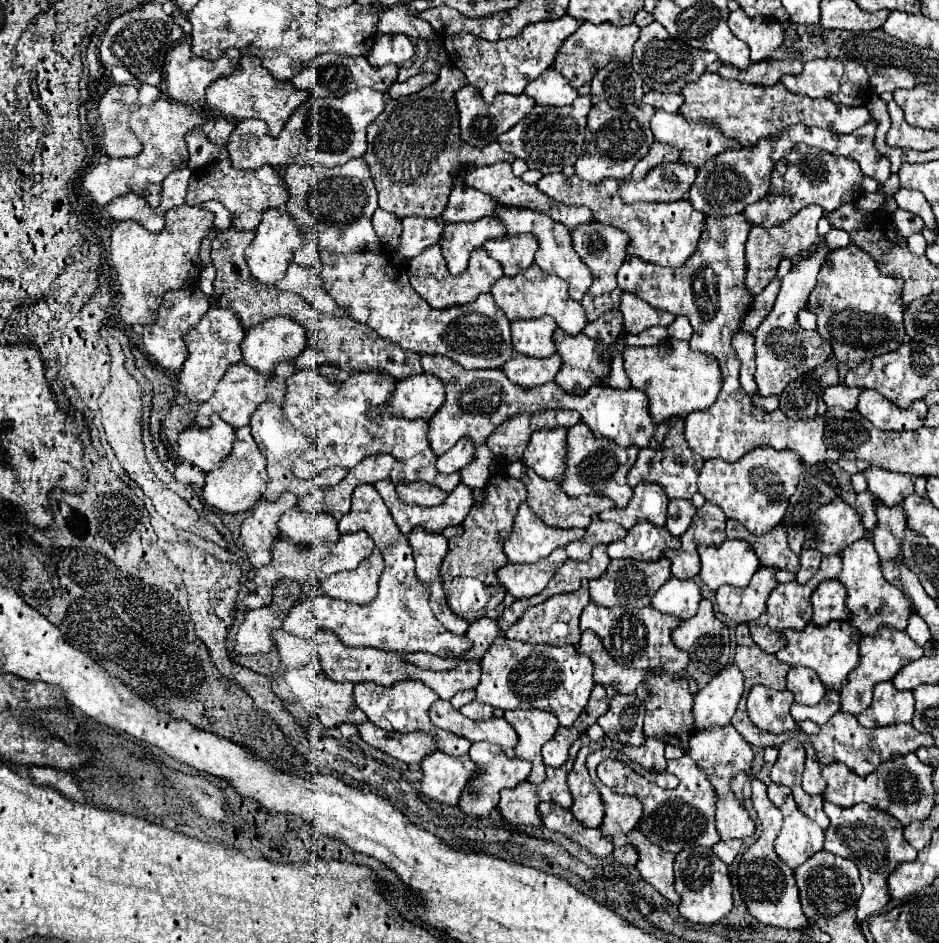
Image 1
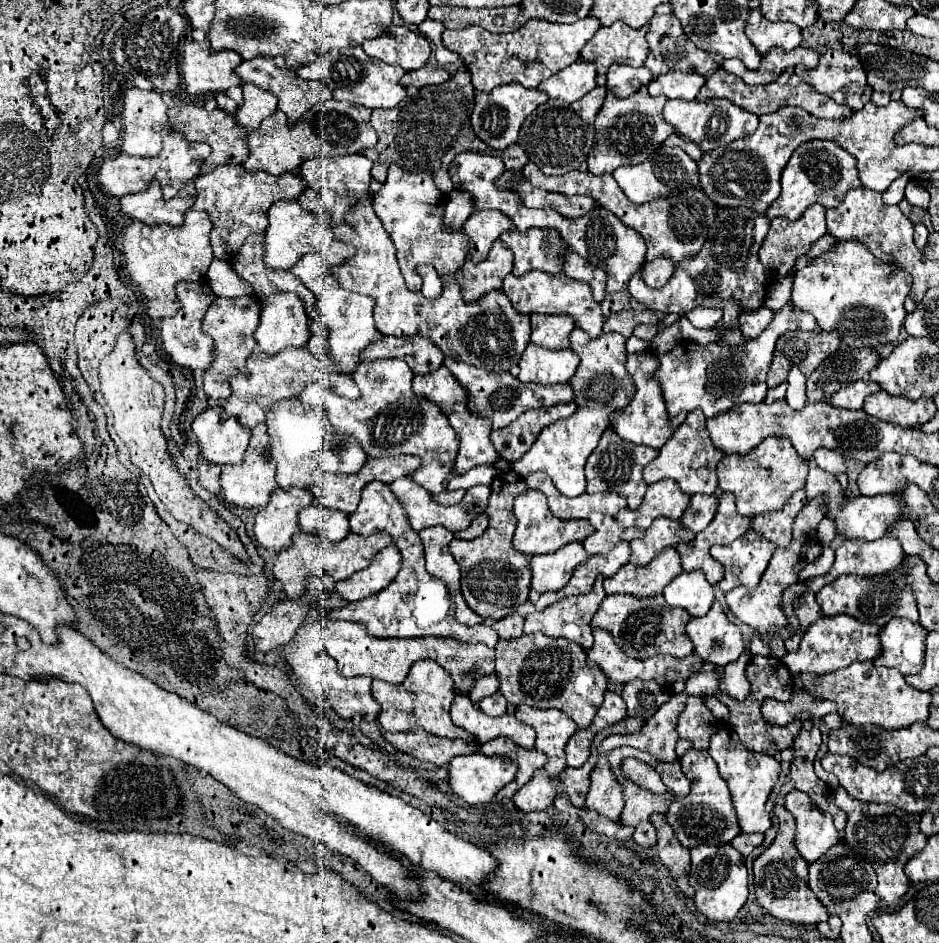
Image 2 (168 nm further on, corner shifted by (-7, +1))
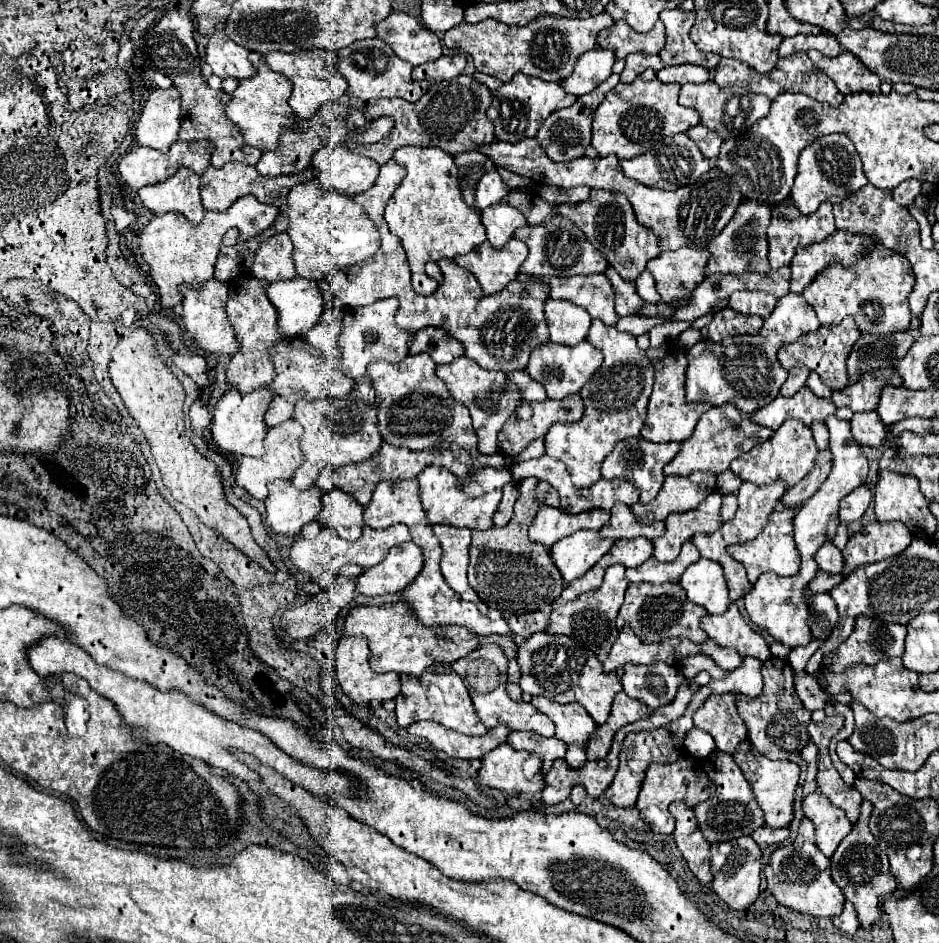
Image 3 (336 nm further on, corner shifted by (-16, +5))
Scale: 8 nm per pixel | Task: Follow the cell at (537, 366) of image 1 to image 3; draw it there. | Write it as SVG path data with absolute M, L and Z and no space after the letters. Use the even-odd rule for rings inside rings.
M584 340L576 346L564 346L564 344L548 342L548 344L532 350L526 372L546 388L548 398L566 398L570 394L580 392L580 388L600 368L602 360L604 360L604 354L600 354L600 350L596 350L588 340Z

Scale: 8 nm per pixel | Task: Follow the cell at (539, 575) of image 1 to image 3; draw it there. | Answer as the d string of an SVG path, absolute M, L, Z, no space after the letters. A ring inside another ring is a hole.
M580 530L580 534L572 534L556 542L550 554L568 584L584 576L612 548L612 544L614 540L602 538L598 530Z

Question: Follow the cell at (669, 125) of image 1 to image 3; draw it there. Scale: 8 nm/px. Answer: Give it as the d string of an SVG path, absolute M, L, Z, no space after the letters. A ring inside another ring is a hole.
M708 80L704 84L684 84L680 90L680 104L698 110L704 126L708 126L710 130L716 130L722 138L728 138L728 136L736 136L738 128L742 128L744 132L754 122L764 118L770 110L772 100L764 98L762 94L752 94L748 88L742 88L742 86L720 88L712 80Z

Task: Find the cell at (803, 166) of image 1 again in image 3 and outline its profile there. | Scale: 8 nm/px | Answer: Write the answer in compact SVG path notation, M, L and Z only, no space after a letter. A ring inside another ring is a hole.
M832 134L832 136L818 138L816 142L812 142L802 150L800 162L798 162L798 174L790 196L804 214L812 214L818 210L822 202L832 202L832 204L844 202L852 192L860 190L866 184L868 180L862 172L860 156L854 144L850 142L850 138L844 134ZM842 164L846 164L846 170Z

